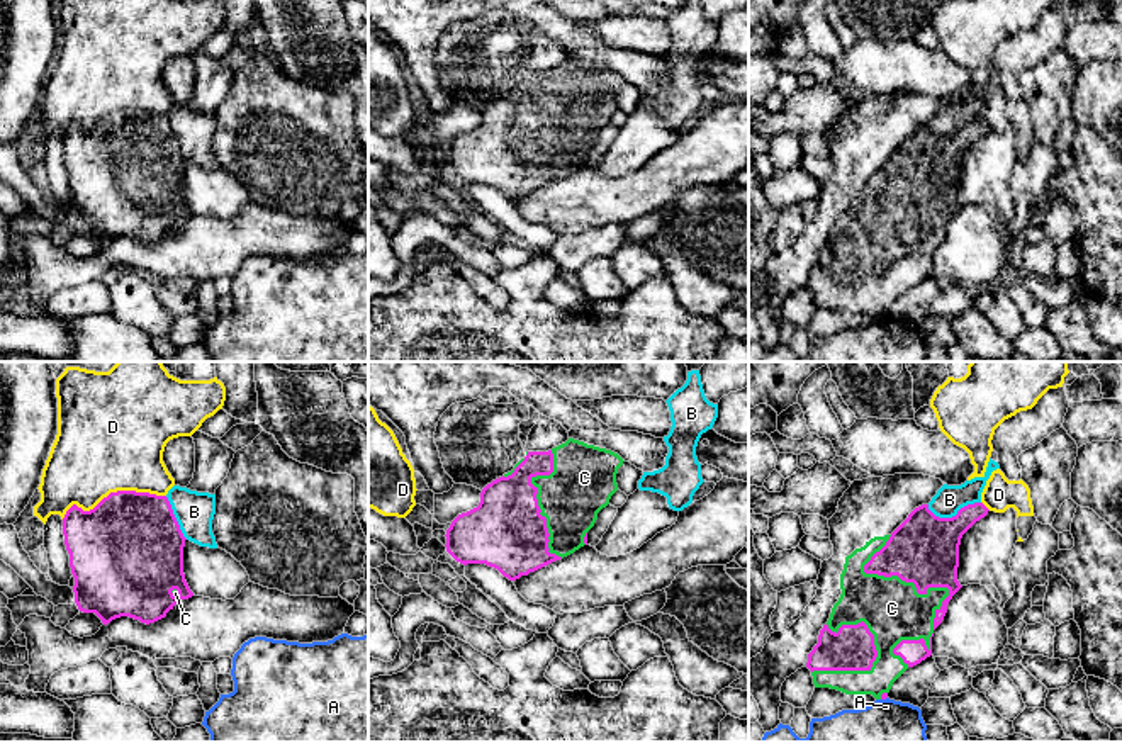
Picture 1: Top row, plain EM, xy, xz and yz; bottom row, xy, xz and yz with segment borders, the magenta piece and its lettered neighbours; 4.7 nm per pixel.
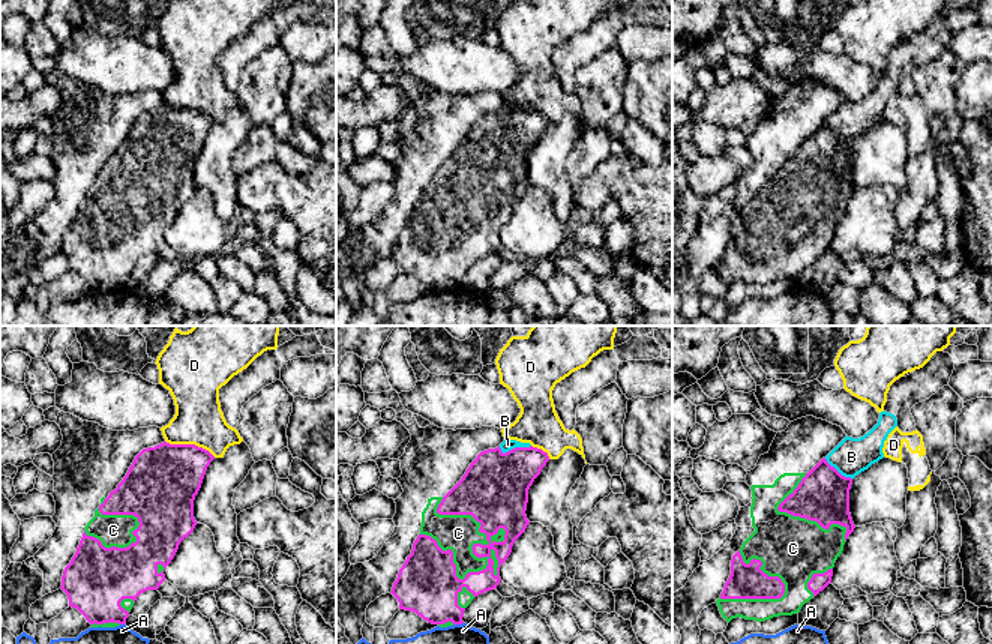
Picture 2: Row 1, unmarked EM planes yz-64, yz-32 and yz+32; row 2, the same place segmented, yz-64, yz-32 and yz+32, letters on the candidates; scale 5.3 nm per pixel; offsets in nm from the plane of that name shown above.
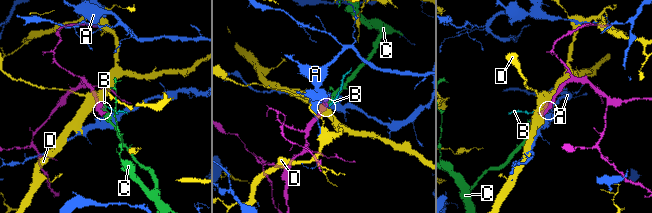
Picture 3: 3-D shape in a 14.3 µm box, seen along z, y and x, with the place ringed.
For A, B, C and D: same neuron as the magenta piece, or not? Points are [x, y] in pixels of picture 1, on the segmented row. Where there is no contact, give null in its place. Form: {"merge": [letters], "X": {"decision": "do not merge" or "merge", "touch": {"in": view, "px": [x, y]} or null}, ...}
{"merge": ["C"], "A": {"decision": "do not merge", "touch": {"in": "yz", "px": [883, 698]}}, "B": {"decision": "do not merge", "touch": {"in": "yz", "px": [953, 517]}}, "C": {"decision": "merge", "touch": {"in": "yz", "px": [910, 581]}}, "D": {"decision": "do not merge", "touch": {"in": "xy", "px": [112, 493]}}}

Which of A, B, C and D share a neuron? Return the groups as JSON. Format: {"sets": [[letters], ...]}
{"sets": [["A"], ["B"], ["C"], ["D"]]}

